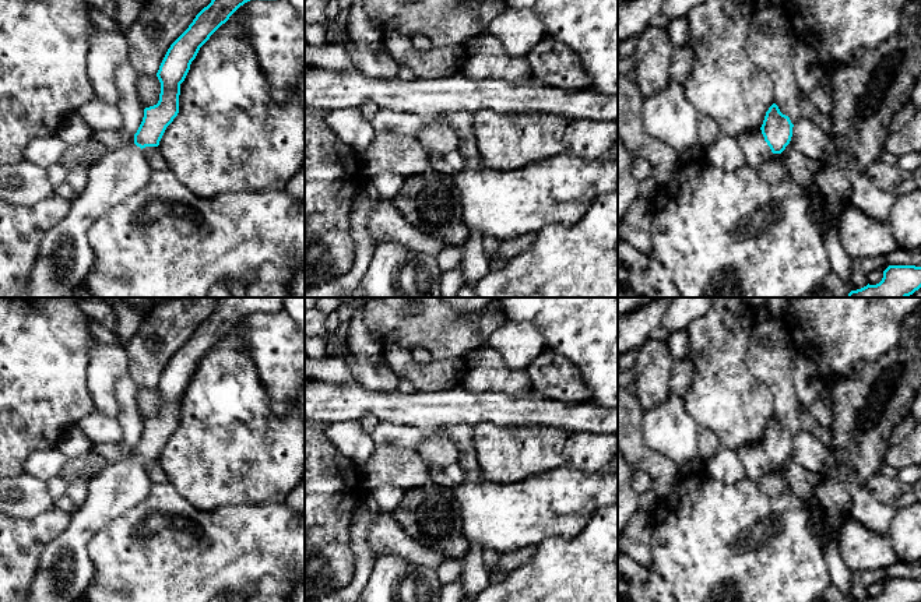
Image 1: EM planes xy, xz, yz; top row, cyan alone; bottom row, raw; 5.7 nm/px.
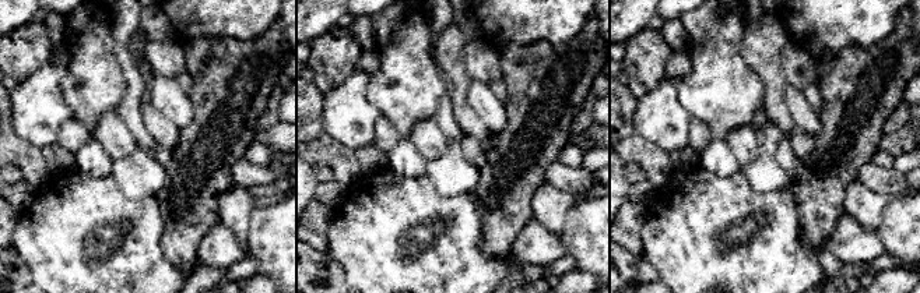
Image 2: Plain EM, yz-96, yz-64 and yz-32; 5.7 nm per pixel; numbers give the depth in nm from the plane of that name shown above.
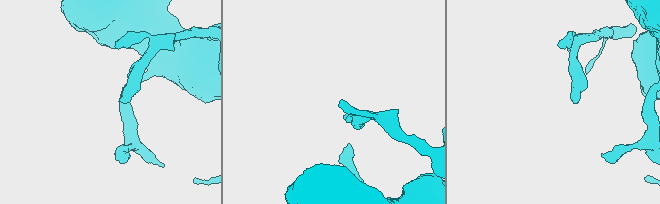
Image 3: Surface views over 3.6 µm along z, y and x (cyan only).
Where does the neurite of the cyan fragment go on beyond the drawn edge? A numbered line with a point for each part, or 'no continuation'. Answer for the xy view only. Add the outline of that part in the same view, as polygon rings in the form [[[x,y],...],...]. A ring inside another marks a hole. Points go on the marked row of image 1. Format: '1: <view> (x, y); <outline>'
1: xy (64, 257); [[[136,144],[103,154],[89,168],[84,191],[73,200],[67,215],[41,240],[36,261],[27,278],[25,298],[77,298],[95,260],[88,240],[89,226],[113,205],[143,189],[150,175],[151,166]]]

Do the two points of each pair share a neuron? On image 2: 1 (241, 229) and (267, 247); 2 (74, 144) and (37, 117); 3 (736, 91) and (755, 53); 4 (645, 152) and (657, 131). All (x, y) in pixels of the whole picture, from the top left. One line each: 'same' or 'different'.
1: different
2: different
3: different
4: different

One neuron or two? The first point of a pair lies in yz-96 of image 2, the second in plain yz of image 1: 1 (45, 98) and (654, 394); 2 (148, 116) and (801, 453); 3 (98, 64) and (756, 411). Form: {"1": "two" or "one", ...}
{"1": "two", "2": "two", "3": "one"}

